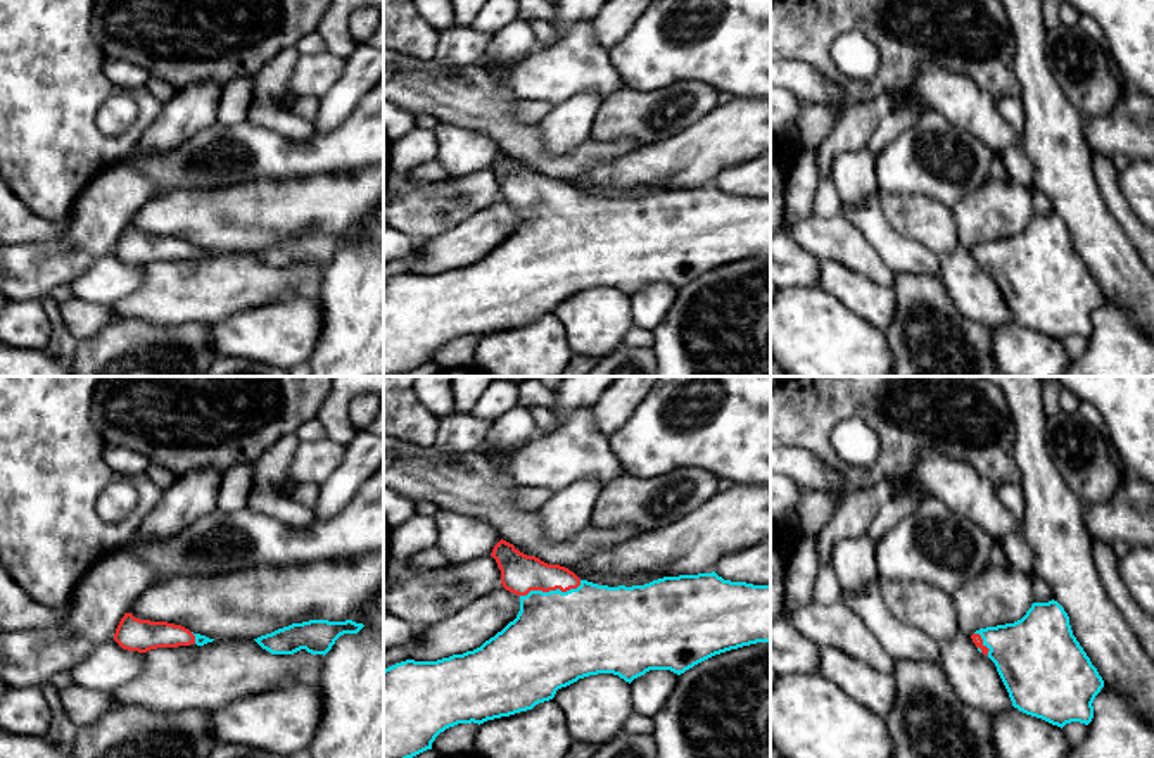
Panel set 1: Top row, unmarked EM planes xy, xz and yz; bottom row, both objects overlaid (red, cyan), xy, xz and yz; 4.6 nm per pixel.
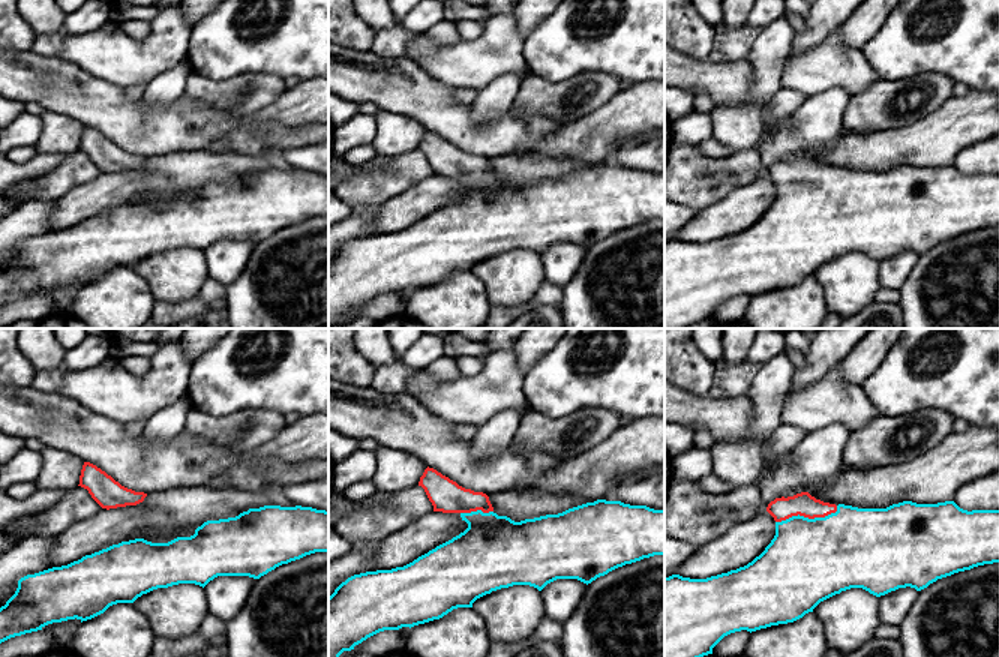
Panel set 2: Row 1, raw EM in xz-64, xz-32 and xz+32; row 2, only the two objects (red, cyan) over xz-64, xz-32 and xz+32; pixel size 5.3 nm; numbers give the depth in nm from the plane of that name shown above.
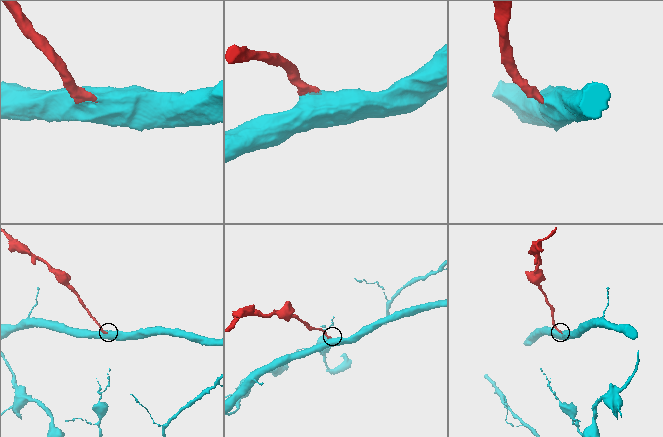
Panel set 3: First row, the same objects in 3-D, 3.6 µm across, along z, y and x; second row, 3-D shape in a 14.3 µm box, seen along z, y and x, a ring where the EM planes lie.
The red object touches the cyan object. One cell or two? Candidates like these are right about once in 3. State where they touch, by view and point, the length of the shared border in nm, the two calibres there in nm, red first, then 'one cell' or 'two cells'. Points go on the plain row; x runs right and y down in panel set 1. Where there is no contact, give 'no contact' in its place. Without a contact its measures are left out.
contact xz (551, 202); length 300 nm; calibres 190 and 420 nm; one cell

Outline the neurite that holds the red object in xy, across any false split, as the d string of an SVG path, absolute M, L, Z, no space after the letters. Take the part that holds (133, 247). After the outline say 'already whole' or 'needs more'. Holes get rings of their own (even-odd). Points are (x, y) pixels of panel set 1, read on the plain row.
M124 226L116 242L114 254L123 262L147 266L157 261L178 261L190 257L204 259L214 252L193 247L181 238L140 233L131 226Z; needs more

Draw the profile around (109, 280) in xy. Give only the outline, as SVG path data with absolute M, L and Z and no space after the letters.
M112 252L97 261L85 275L69 285L74 299L112 306L136 292L143 275L145 266L123 262Z

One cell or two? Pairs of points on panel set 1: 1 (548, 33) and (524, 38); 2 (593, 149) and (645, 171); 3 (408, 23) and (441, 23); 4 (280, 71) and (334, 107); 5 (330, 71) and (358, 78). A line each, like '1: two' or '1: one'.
1: two
2: two
3: two
4: two
5: two

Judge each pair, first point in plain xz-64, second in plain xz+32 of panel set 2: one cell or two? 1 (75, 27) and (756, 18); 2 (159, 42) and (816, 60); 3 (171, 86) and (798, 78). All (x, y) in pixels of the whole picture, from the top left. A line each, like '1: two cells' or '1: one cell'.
1: one cell
2: one cell
3: two cells

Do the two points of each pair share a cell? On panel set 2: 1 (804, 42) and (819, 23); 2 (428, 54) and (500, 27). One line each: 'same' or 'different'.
1: same
2: same

